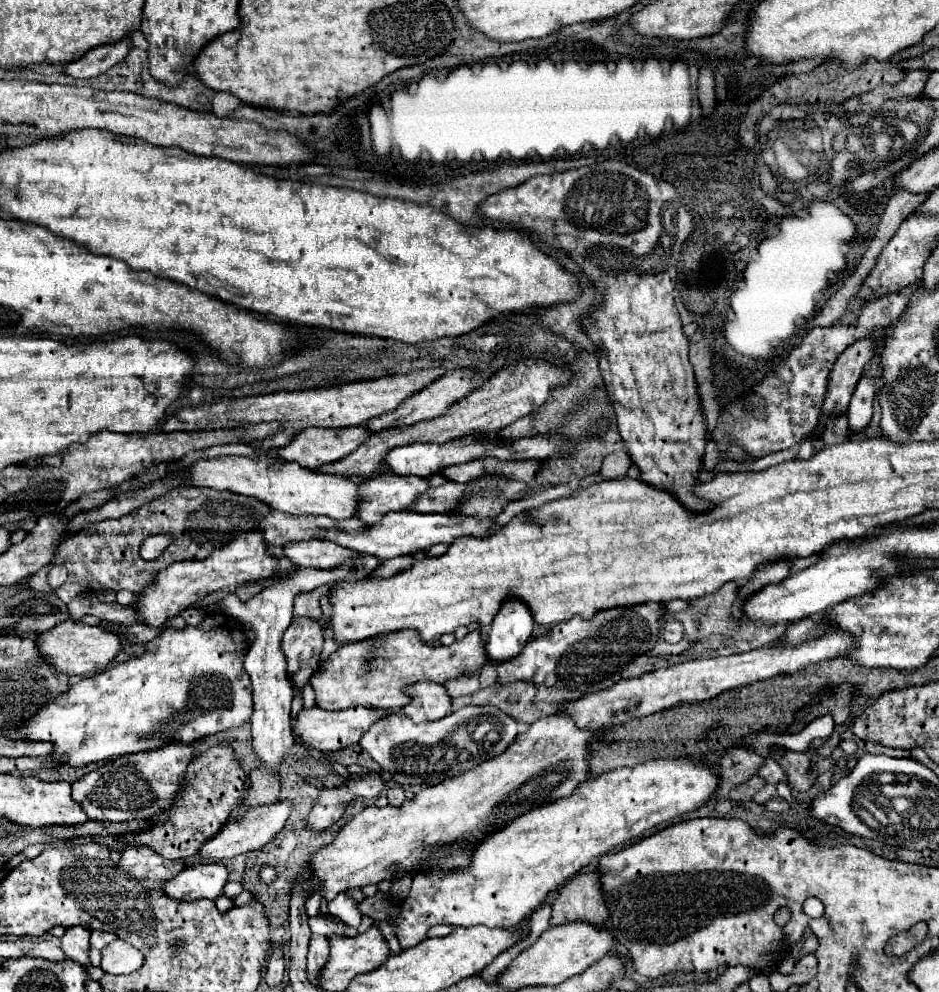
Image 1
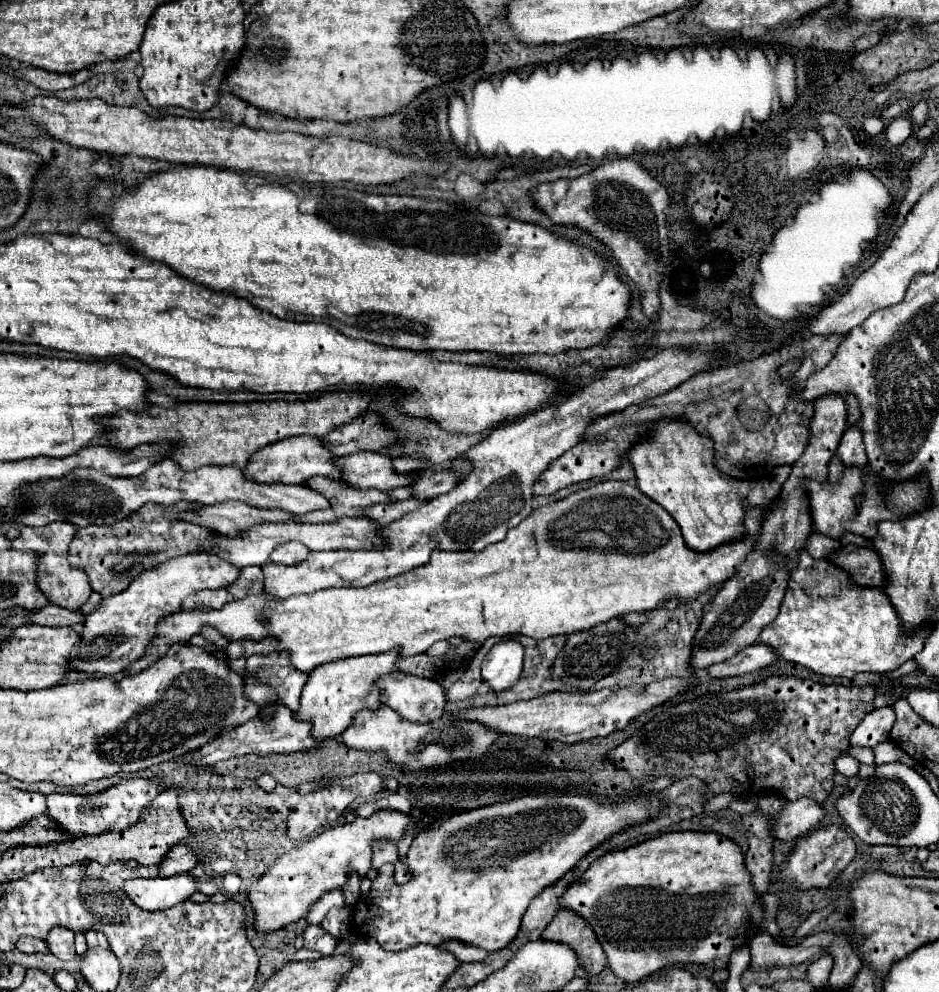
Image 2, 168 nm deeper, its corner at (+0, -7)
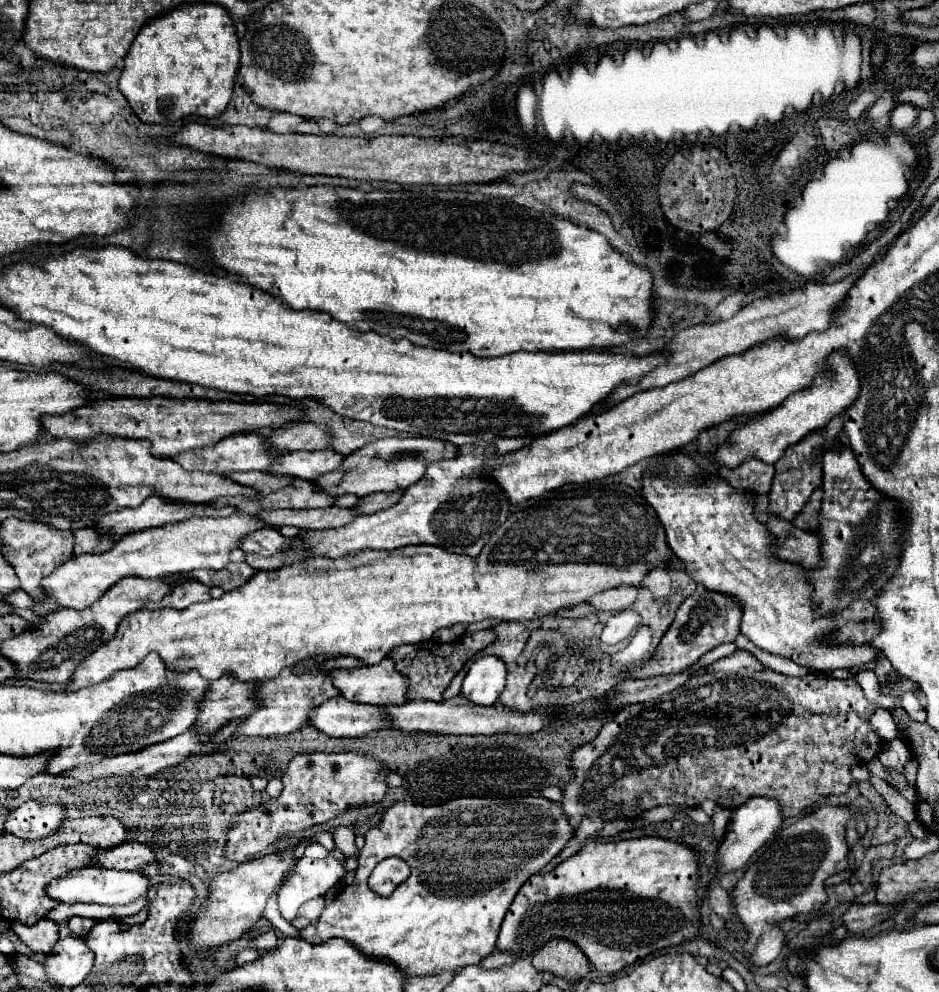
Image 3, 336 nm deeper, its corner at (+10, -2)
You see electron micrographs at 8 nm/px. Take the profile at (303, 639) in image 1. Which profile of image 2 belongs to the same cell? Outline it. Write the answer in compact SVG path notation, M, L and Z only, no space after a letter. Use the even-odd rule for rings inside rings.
M269 652L267 656L253 654L247 658L247 672L243 676L243 694L247 700L257 704L257 708L260 710L274 703L297 710L305 678L307 678L307 674L295 670L291 666L291 662L287 660L287 654L277 654L277 652Z

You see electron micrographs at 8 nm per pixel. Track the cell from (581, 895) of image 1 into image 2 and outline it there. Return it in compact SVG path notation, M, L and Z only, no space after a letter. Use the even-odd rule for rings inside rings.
M559 910L555 914L551 924L541 934L541 940L561 942L573 948L581 962L581 968L589 976L597 976L607 966L603 948L599 946L589 924L585 924L583 918L579 918L577 914L571 914L569 910Z

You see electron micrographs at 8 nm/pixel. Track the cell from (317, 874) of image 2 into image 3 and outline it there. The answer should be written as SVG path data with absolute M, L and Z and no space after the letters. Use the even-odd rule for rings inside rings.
M287 849L283 853L271 853L247 863L241 863L239 867L215 875L211 881L211 893L201 903L201 909L197 911L191 927L191 941L195 945L221 945L235 941L251 931L255 921L263 917L267 899L277 895L281 885L289 879L297 865L297 859L293 855L293 849Z

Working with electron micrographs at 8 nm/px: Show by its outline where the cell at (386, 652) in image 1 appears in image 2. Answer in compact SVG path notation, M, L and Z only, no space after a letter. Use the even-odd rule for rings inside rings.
M387 652L387 654L371 654L371 656L355 656L355 658L343 658L335 662L327 662L317 666L309 672L309 678L301 692L301 706L293 716L297 720L311 722L311 736L325 740L341 736L341 732L351 724L351 718L355 712L363 708L379 708L379 690L375 688L375 678L397 672L395 658L399 654Z

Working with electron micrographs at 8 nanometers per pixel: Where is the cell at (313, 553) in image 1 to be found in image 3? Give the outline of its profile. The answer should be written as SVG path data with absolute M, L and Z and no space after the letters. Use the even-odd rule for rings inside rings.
M269 527L269 529L253 531L247 537L243 537L239 547L245 553L255 553L261 557L273 557L273 555L285 551L289 545L291 545L291 537L285 537L279 531Z

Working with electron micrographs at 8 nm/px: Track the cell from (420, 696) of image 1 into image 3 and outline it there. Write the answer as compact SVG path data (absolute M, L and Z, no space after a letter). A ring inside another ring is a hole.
M391 657L369 667L335 669L333 683L345 699L381 707L403 705L407 701L405 689L409 689L409 681L397 673Z

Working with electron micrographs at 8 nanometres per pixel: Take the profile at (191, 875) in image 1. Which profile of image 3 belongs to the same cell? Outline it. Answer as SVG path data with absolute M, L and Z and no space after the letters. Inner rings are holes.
M85 867L69 871L65 877L49 883L47 893L63 903L99 903L99 905L129 905L149 891L149 879L141 871L117 871L103 867Z

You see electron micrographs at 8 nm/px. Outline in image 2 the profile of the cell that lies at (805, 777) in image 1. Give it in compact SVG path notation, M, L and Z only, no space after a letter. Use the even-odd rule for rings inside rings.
M769 676L763 682L753 684L753 686L739 686L735 690L723 690L719 694L707 694L707 696L699 696L695 700L685 700L685 702L673 704L673 706L655 708L651 712L651 720L645 722L639 728L637 734L633 734L631 738L627 738L617 748L613 748L607 754L607 760L611 760L615 768L627 770L631 778L641 778L641 776L647 776L647 774L653 774L653 776L671 776L673 780L681 780L681 778L687 778L687 776L697 776L709 788L707 798L723 794L723 792L731 792L731 794L735 794L739 798L749 798L751 794L753 796L763 796L763 794L771 792L771 794L783 796L785 800L797 800L797 798L807 796L807 798L815 800L817 804L823 804L827 800L827 796L831 794L831 790L833 790L831 784L833 784L833 776L835 776L835 758L839 758L849 748L849 736L859 726L859 722L865 718L865 714L869 714L869 712L875 710L873 708L873 696L875 696L875 686L843 688L841 684L823 686L823 684L815 682L815 680L803 680L803 678L795 678L795 676Z

